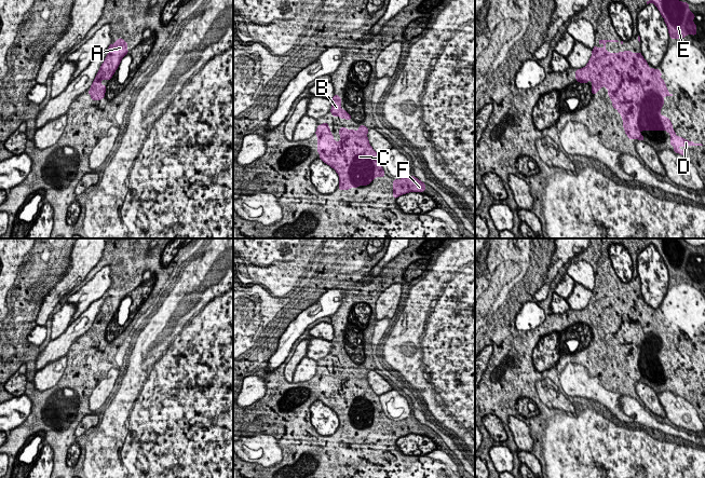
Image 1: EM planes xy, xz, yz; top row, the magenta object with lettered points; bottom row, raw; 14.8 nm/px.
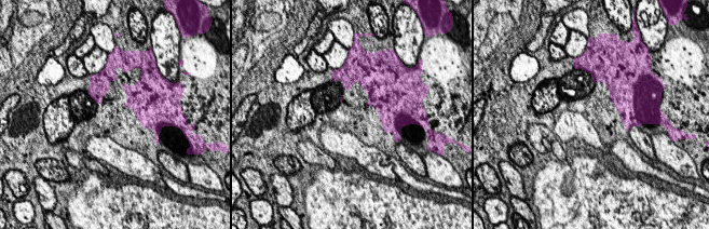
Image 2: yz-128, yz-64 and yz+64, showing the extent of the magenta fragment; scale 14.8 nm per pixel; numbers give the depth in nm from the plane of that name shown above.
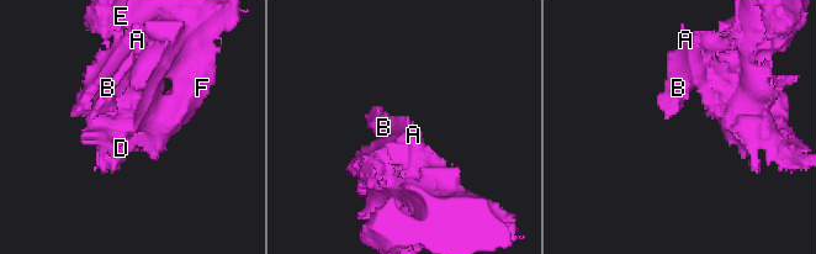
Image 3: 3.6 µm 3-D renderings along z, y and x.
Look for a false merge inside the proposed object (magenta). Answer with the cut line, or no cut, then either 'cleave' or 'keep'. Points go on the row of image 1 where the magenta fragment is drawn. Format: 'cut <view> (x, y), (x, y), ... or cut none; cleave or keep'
cut none; keep

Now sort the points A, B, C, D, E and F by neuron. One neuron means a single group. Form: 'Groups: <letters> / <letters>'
Groups: A B C D E F

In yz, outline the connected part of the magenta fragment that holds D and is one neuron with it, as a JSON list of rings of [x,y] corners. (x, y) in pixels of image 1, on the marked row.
[[[599,40],[599,44],[604,44],[602,49],[598,49],[594,45],[592,50],[593,54],[587,65],[582,69],[575,70],[575,82],[588,83],[591,79],[594,83],[591,85],[592,95],[594,96],[601,86],[605,85],[608,88],[608,96],[612,100],[612,107],[619,111],[623,119],[623,128],[625,134],[632,139],[639,139],[645,141],[645,137],[639,133],[640,131],[667,131],[670,134],[670,144],[673,151],[686,156],[686,148],[681,151],[679,146],[703,146],[702,144],[695,144],[689,141],[682,137],[678,137],[673,129],[673,124],[668,118],[660,114],[660,110],[664,105],[664,96],[673,96],[668,93],[664,79],[662,79],[662,72],[660,68],[651,69],[648,66],[647,60],[642,57],[640,51],[638,53],[632,53],[631,51],[624,51],[623,53],[608,53],[606,51],[607,42],[619,42],[618,40]]]

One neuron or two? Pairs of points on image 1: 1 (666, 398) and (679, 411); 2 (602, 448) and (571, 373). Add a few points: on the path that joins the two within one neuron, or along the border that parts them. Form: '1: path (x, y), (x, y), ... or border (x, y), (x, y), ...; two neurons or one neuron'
1: path (669, 401), (676, 408); one neuron
2: border (567, 395), (582, 396), (597, 401); two neurons

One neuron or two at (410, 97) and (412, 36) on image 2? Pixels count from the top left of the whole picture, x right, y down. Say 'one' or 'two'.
two

